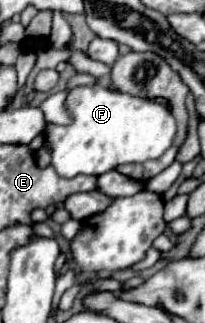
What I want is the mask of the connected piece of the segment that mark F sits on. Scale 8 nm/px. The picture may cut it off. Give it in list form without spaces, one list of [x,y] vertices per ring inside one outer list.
[[[102,85],[72,89],[66,107],[74,117],[72,125],[50,125],[46,129],[52,167],[60,177],[74,177],[78,173],[102,175],[124,163],[158,159],[172,145],[176,133],[176,121],[164,105],[110,91]]]

